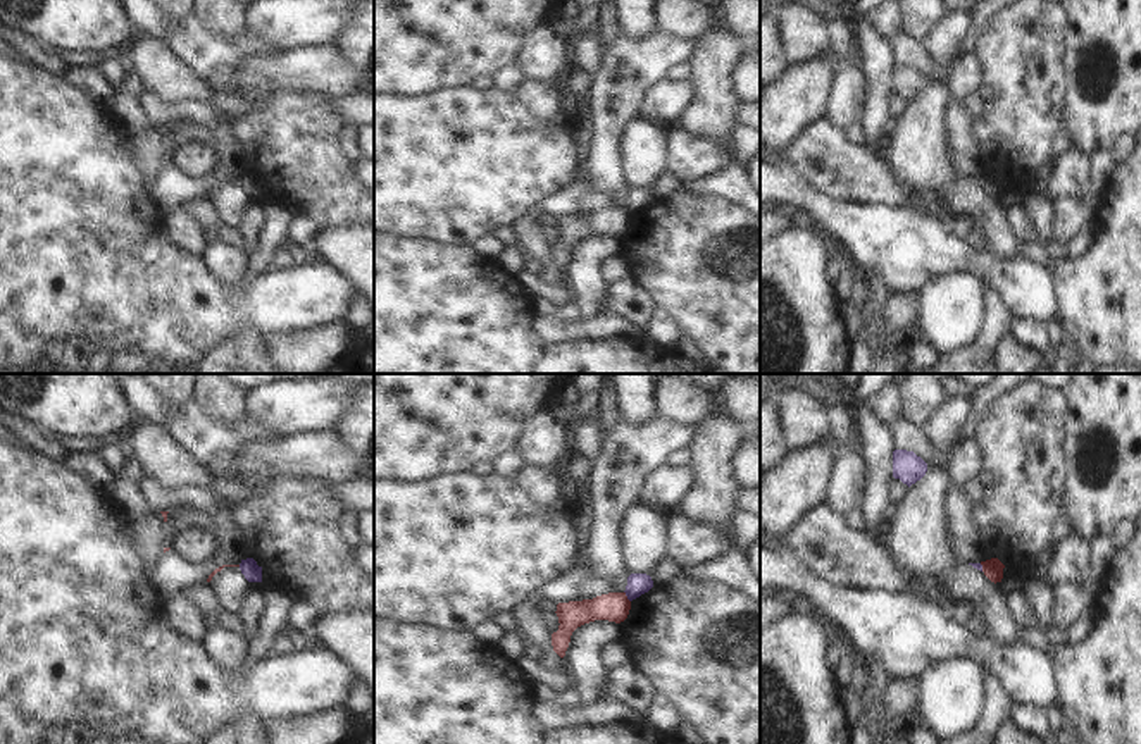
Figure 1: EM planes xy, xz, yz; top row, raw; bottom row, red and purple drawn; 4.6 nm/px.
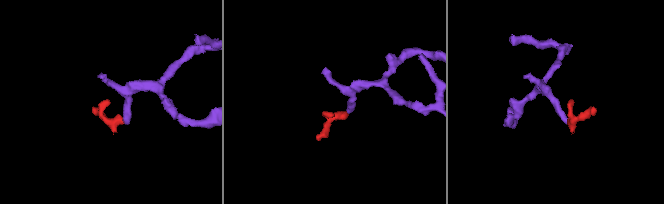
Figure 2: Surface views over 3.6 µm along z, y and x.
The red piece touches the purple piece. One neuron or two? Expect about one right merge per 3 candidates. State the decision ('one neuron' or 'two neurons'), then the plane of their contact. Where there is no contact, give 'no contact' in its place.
two neurons; contact in xz

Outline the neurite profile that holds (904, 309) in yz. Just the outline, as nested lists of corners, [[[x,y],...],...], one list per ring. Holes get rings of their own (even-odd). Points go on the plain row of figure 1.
[[[920,289],[893,291],[886,319],[895,332],[910,332],[920,317]]]

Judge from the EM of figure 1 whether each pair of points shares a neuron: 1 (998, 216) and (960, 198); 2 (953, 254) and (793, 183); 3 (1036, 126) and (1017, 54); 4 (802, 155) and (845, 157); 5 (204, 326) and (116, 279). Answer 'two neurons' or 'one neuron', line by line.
1: one neuron
2: one neuron
3: one neuron
4: one neuron
5: one neuron

